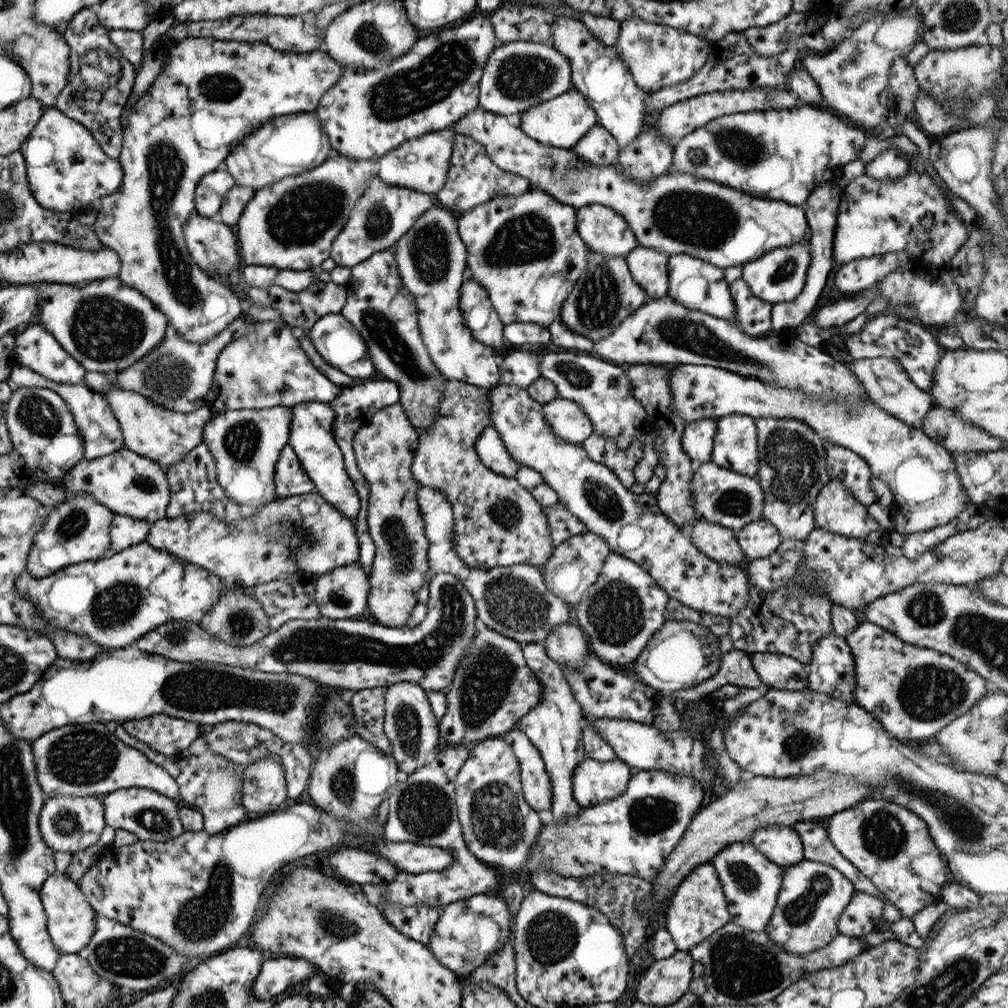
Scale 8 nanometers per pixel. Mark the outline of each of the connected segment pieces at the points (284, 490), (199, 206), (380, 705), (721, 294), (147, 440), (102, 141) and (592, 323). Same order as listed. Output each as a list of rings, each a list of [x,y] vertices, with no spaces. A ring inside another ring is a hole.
[[[289,445],[280,451],[274,464],[274,491],[277,497],[290,497],[314,492],[314,484],[298,463]]]
[[[223,168],[203,174],[194,190],[194,214],[216,218],[225,194],[233,185],[234,178]]]
[[[384,687],[355,691],[349,700],[354,721],[355,734],[366,740],[382,753],[389,755],[389,739],[382,733],[384,717]]]
[[[683,253],[668,255],[666,267],[668,270],[666,294],[672,300],[677,304],[682,304],[687,309],[704,312],[709,316],[731,322],[740,330],[738,322],[734,320],[734,304],[732,303],[728,284],[723,279],[722,268]]]
[[[114,384],[101,396],[113,411],[115,420],[119,423],[123,447],[131,452],[144,456],[166,469],[177,464],[188,450],[201,442],[203,425],[219,413],[208,406],[203,406],[189,413],[179,413],[163,409],[159,405],[152,405],[136,392],[121,390]]]
[[[98,3],[82,8],[68,20],[62,37],[69,47],[68,85],[57,95],[53,107],[67,119],[79,122],[90,133],[101,151],[109,159],[120,154],[122,131],[119,127],[121,110],[131,94],[137,67],[127,68],[121,60],[119,49],[109,42],[108,32],[98,23]]]
[[[587,247],[585,270],[563,301],[558,318],[571,332],[594,343],[609,336],[626,316],[646,301],[645,291],[631,278],[624,256],[603,256]]]

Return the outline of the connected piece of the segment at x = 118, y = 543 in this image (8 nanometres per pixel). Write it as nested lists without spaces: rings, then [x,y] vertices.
[[[113,513],[109,529],[109,556],[129,547],[130,544],[142,543],[146,539],[148,530],[149,523],[144,520],[137,520],[127,515]]]

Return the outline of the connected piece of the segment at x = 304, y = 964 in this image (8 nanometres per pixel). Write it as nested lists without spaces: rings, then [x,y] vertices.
[[[265,957],[260,973],[253,981],[251,994],[254,999],[267,1000],[283,992],[287,986],[313,975],[314,962],[297,957]]]

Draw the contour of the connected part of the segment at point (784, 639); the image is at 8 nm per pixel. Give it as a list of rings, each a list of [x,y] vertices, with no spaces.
[[[781,540],[770,556],[749,560],[746,565],[751,583],[747,592],[749,598],[745,606],[728,619],[727,635],[731,637],[733,649],[742,651],[744,655],[754,652],[777,653],[805,665],[810,659],[813,644],[833,632],[829,598],[821,596],[819,592],[807,592],[795,582],[801,567],[803,543],[804,540]]]

